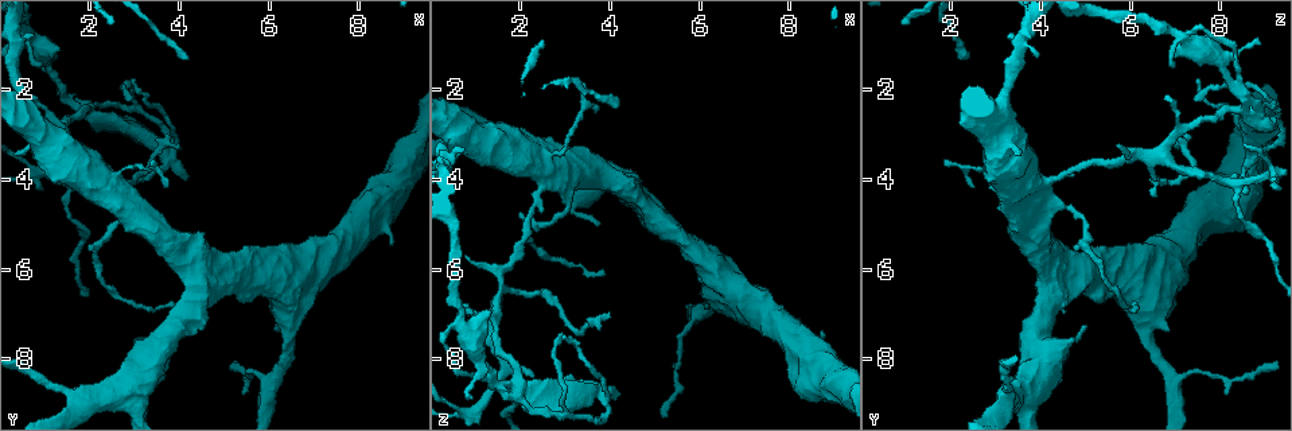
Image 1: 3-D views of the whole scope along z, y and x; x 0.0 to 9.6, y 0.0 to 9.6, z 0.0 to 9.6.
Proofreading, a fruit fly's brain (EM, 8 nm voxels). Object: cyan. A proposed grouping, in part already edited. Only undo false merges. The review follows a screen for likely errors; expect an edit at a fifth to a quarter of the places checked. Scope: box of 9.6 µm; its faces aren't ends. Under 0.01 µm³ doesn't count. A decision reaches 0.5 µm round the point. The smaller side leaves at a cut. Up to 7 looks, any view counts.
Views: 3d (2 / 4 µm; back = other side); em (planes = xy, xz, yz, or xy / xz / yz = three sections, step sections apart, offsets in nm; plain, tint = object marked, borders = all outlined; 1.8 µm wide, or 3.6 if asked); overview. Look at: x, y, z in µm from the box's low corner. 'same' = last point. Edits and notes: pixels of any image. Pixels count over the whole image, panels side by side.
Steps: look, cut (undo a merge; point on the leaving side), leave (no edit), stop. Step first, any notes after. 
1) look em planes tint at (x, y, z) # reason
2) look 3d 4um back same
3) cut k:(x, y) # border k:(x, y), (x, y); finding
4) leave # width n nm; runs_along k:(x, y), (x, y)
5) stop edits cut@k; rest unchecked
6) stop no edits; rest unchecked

look em 3.6um yz step 4 tint at (0.65, 0.90, 7.15) # thick turns thin

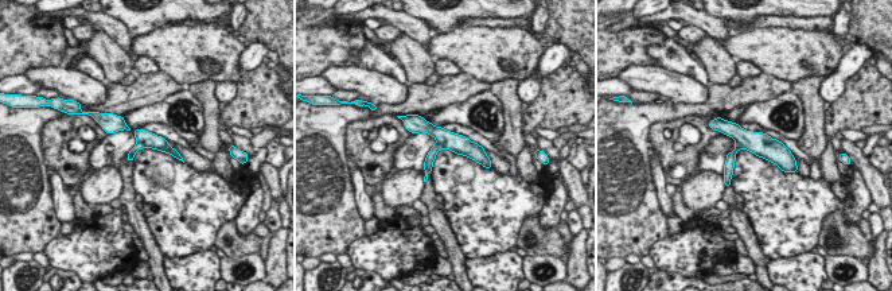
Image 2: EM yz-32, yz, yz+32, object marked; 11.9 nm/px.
look em 3.6um planes borders same # cut it another way

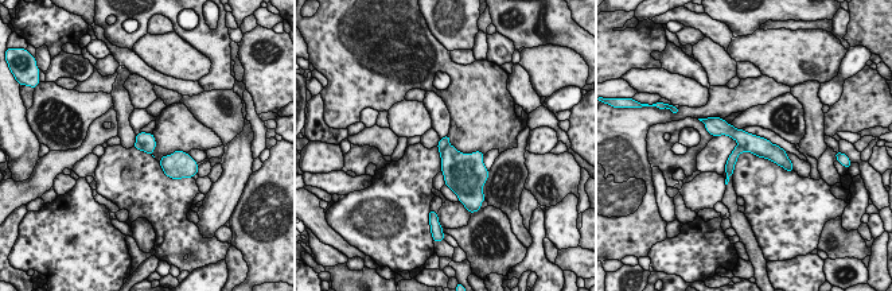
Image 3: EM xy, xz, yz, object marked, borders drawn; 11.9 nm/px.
cut 3:(760, 147) # part_leaving 3:(713, 131), (731, 131), (783, 160); a second cell is stuck on

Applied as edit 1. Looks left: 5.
look overview

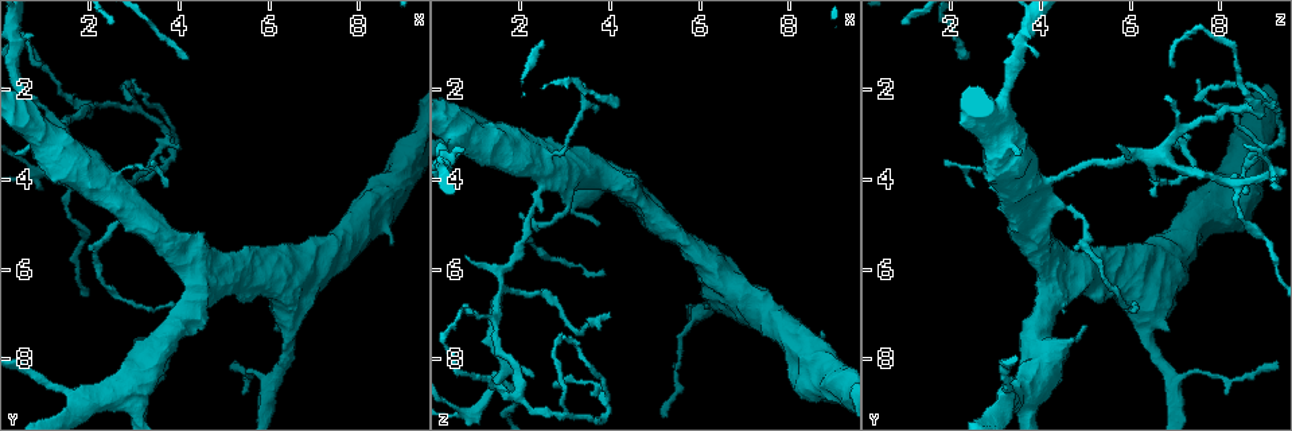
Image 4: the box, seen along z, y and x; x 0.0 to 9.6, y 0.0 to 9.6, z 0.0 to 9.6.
look em planes tint at (1.50, 3.50, 6.55) # branch point

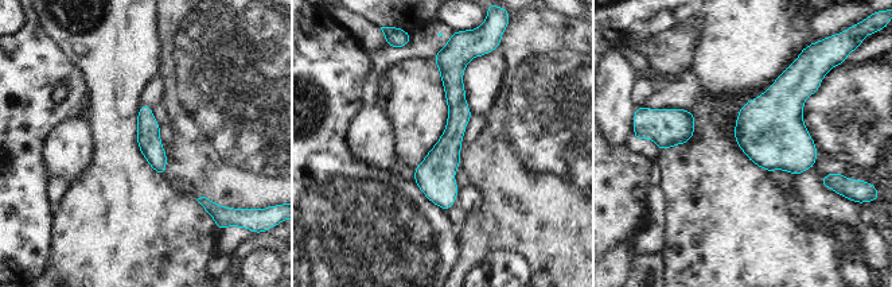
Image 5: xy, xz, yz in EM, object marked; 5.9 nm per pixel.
leave # runs_along 5:(450, 59), (444, 205); all the same cell

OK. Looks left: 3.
look 3d 4um back at (1.55, 4.20, 8.35) # narrows sharply

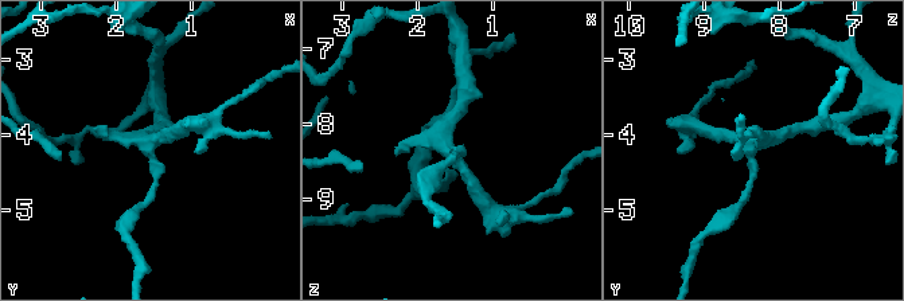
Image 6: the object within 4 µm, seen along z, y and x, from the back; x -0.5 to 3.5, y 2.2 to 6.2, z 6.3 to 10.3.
look em xz step 16 tint at (1.55, 4.15, 8.40) # need the tissue

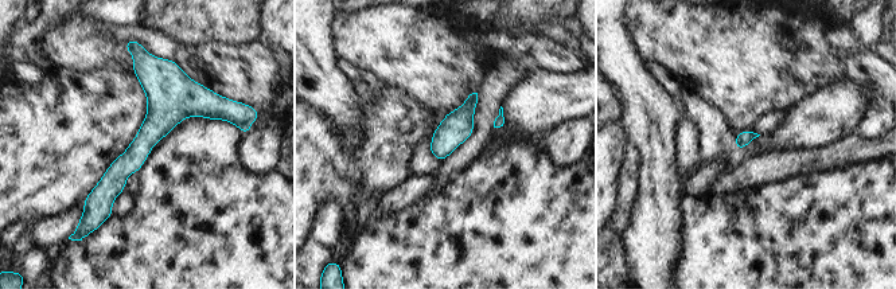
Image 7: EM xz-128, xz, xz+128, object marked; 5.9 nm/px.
look em planes tint same # cut it another way

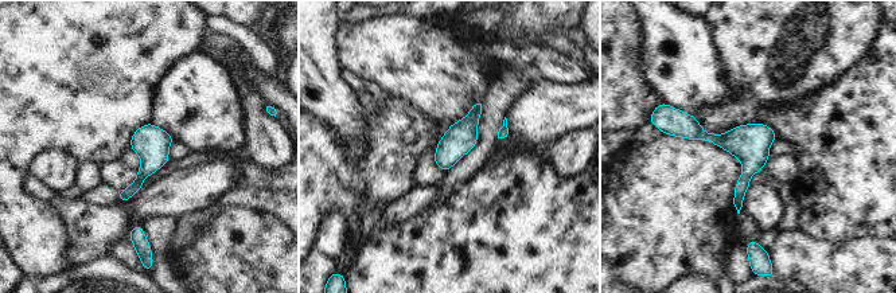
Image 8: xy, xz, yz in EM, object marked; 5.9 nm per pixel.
leave # width 190 nm; runs_along 8:(673, 131), (717, 140), (772, 136); continuous, no second cell

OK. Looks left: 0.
stop edits cut@3; rest unchecked

